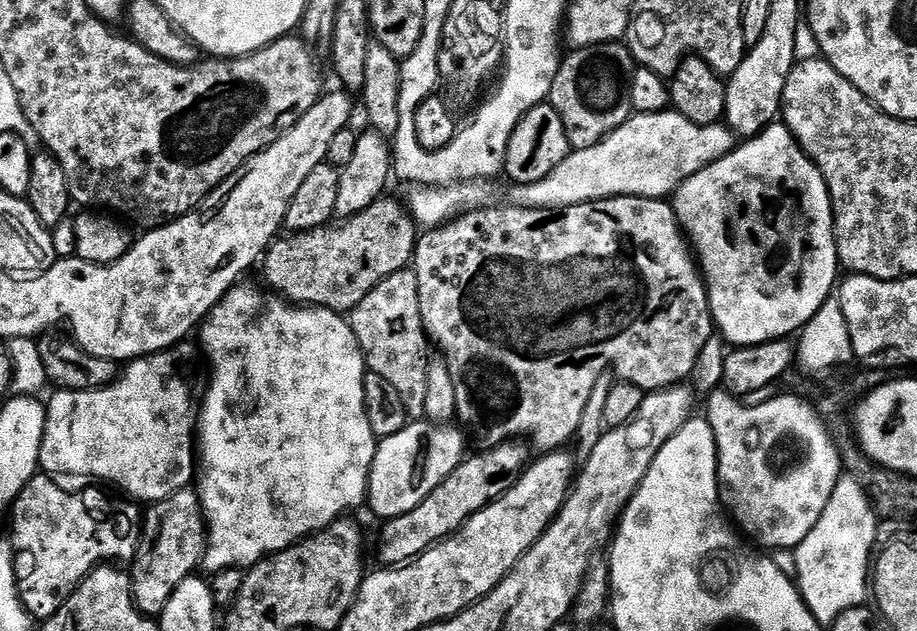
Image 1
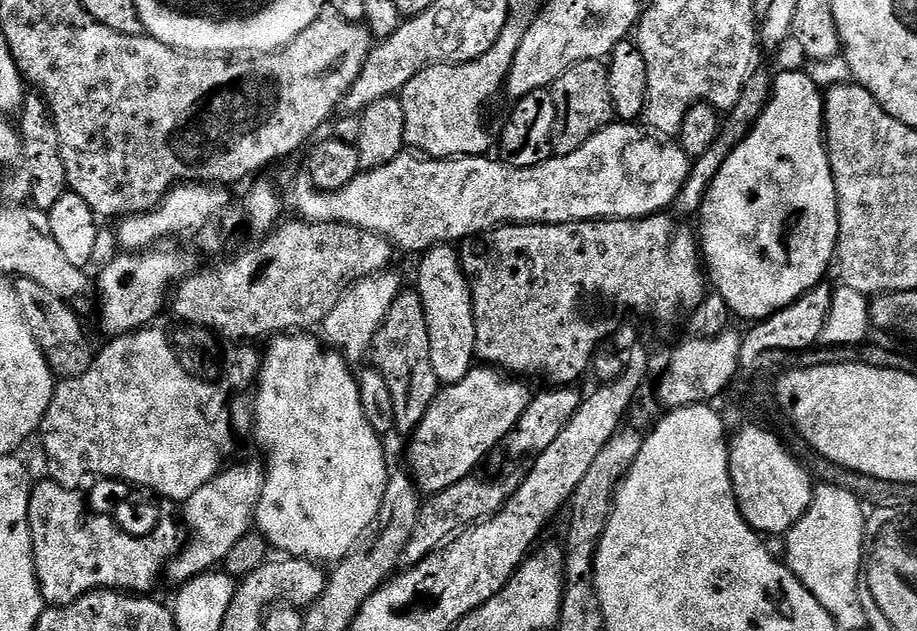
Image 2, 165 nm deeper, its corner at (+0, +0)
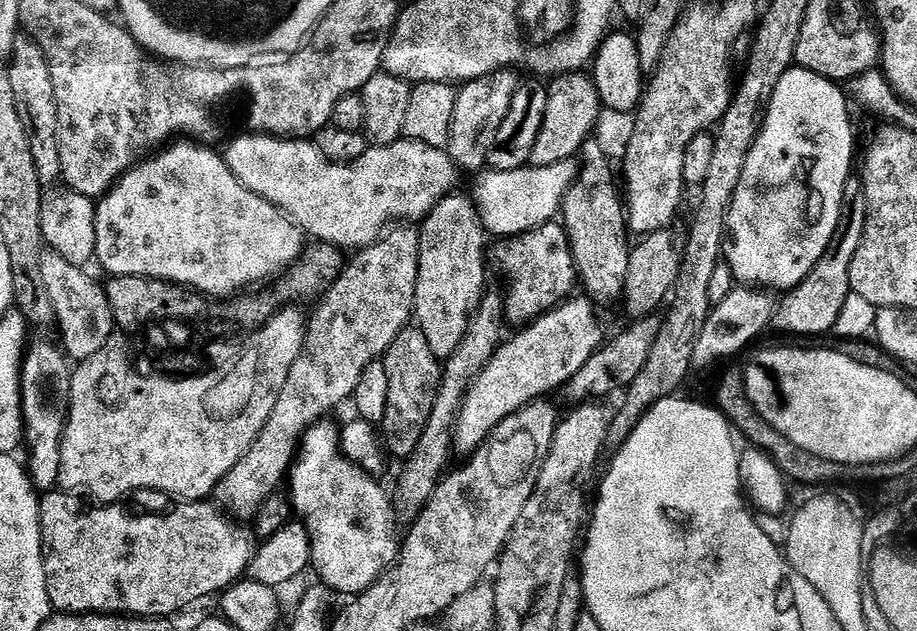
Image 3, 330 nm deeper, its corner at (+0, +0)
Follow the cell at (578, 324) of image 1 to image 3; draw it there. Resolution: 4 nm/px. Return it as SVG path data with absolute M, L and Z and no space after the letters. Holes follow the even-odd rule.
M560 222L523 232L505 244L508 245L504 248L504 268L512 279L512 289L506 292L506 316L520 326L549 312L573 291L572 283L575 285L578 280L576 263L572 261L568 232Z

